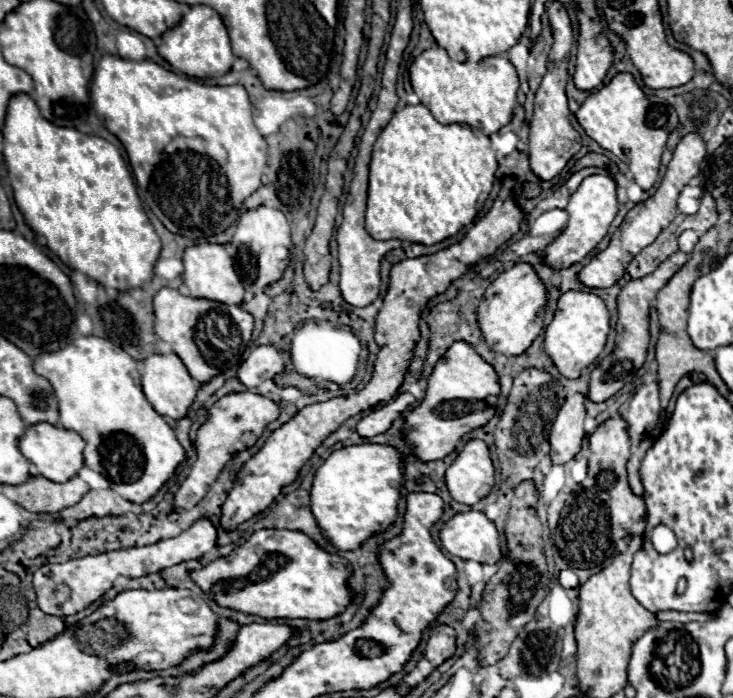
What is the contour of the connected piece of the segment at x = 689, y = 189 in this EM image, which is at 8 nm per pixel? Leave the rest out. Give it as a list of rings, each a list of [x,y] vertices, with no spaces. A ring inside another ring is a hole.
[[[686,186],[686,188],[680,192],[680,198],[678,198],[678,208],[680,208],[680,212],[682,212],[682,214],[696,214],[702,196],[704,196],[704,190],[702,190],[700,186]]]

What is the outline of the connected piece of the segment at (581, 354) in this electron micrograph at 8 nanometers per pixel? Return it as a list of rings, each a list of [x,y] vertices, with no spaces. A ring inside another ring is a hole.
[[[568,290],[560,296],[554,320],[546,328],[544,350],[554,360],[562,376],[578,378],[580,370],[592,364],[598,358],[598,354],[604,350],[608,334],[610,334],[610,312],[604,300],[592,292]]]

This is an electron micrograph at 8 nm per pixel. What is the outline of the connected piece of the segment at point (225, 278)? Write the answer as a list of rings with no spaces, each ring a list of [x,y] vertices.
[[[196,244],[186,248],[182,280],[188,286],[192,298],[206,298],[206,300],[214,300],[230,306],[240,306],[244,300],[244,288],[240,284],[240,278],[234,272],[232,258],[220,244]]]

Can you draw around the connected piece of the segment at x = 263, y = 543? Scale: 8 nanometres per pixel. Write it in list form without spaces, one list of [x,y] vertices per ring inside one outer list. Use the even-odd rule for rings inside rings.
[[[258,530],[230,556],[192,572],[192,580],[218,606],[268,620],[326,620],[342,614],[352,602],[352,590],[346,586],[350,576],[352,564],[346,558],[326,552],[300,530]]]

